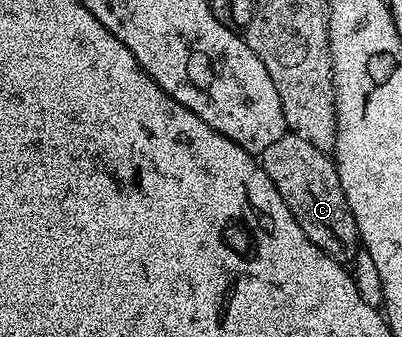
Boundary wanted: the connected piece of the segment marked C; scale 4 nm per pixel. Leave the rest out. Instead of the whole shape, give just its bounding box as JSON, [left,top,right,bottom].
[261,131,361,263]

